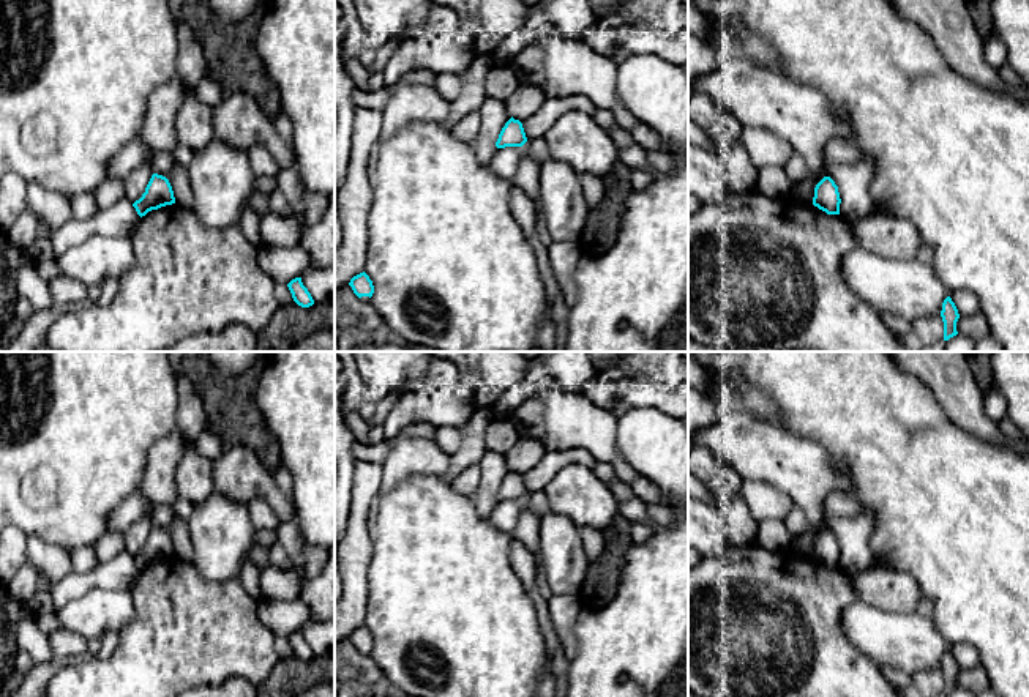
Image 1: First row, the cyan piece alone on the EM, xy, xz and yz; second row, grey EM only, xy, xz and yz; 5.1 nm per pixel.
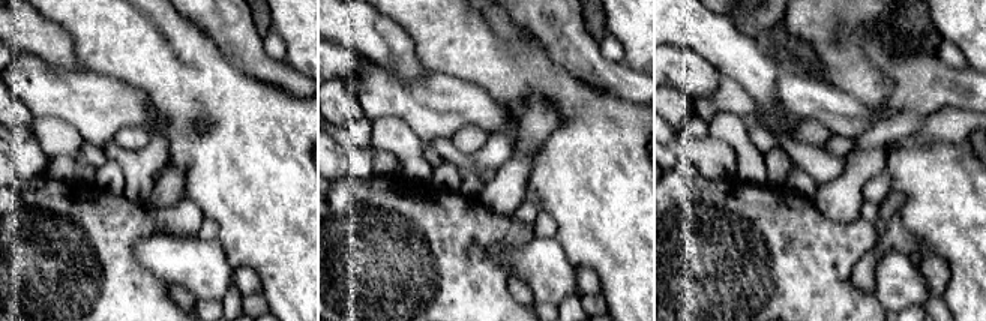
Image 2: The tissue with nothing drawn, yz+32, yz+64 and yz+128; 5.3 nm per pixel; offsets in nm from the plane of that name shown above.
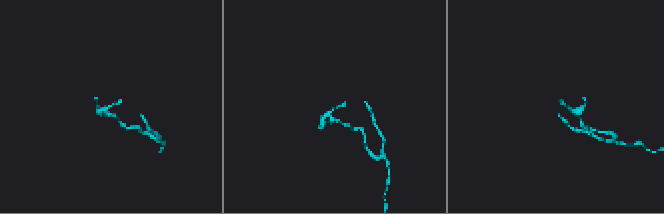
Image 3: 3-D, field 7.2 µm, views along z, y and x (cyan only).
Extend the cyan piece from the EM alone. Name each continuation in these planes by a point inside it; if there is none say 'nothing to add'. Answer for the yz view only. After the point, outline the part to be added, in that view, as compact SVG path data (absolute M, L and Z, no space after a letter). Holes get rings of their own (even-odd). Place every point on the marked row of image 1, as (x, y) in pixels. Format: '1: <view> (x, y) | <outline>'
nothing to add

